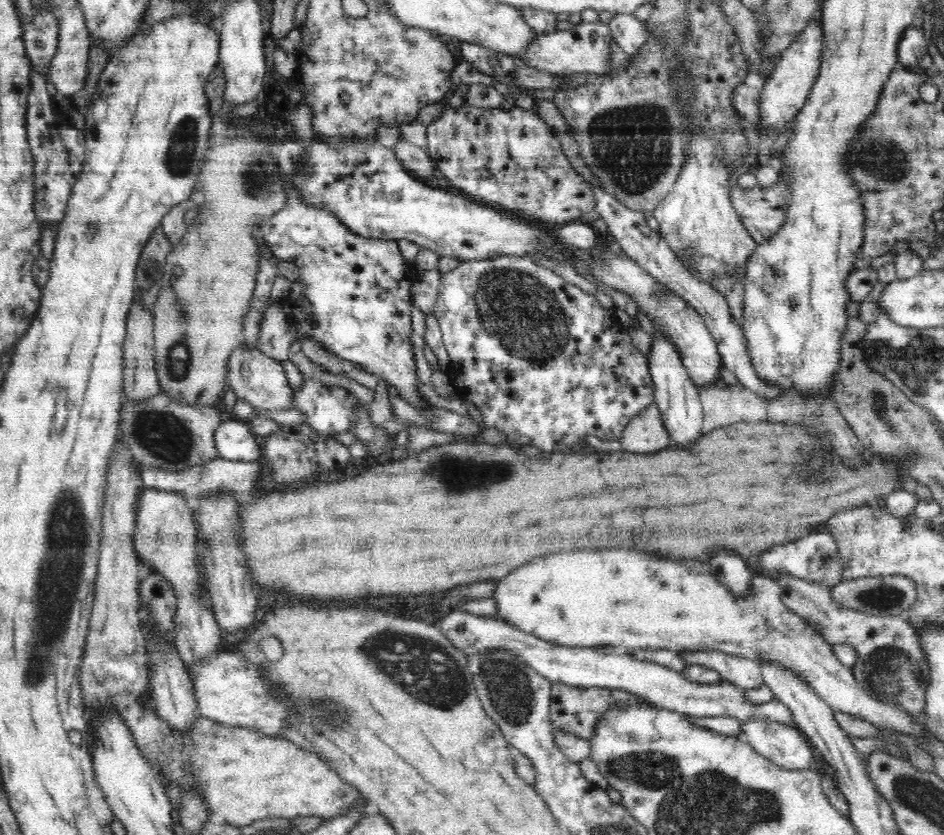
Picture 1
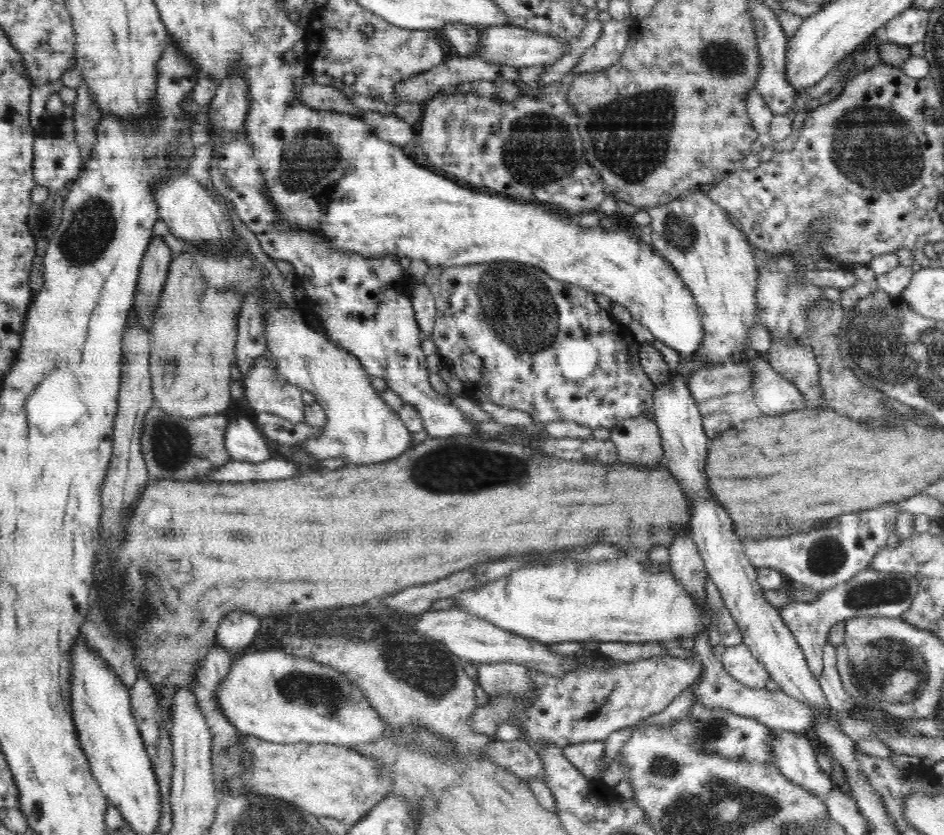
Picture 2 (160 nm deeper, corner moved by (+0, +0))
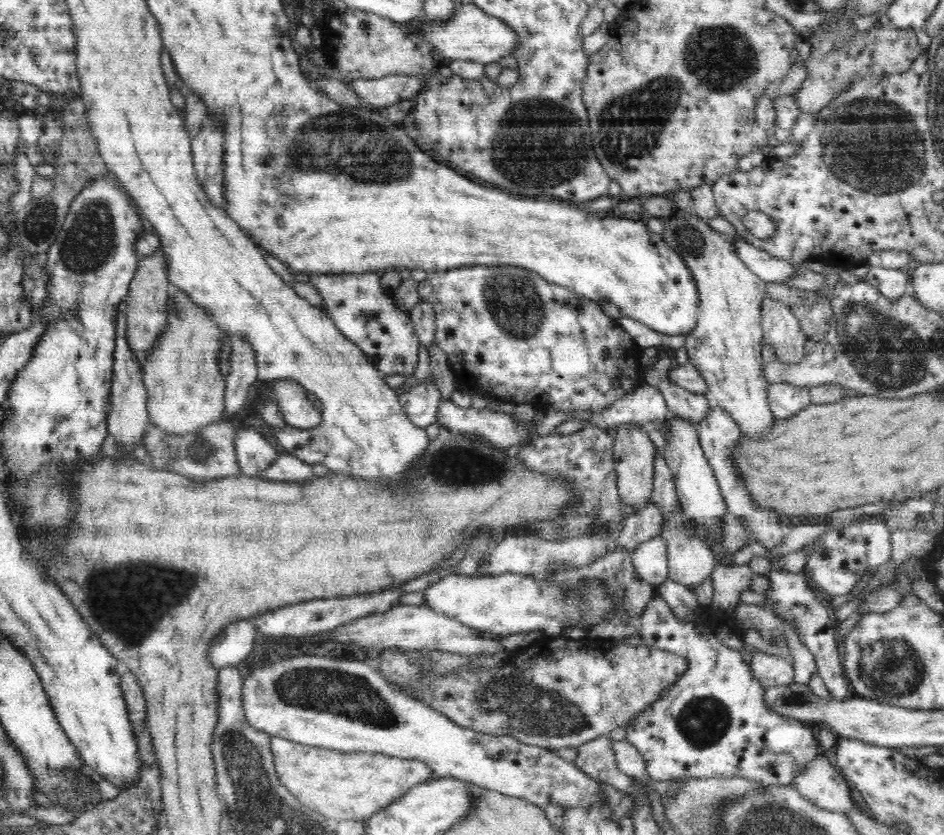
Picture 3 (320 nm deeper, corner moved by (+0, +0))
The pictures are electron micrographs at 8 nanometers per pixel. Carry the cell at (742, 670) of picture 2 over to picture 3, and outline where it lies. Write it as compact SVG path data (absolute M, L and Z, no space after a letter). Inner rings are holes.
M740 653L748 663L752 675L764 688L794 683L794 667L791 659L766 653Z

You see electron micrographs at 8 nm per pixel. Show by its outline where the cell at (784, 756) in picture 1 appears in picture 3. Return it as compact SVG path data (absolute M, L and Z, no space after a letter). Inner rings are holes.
M823 755L808 760L808 764L804 764L804 768L796 774L792 784L800 795L804 795L804 798L822 810L846 815L854 809L844 777Z

